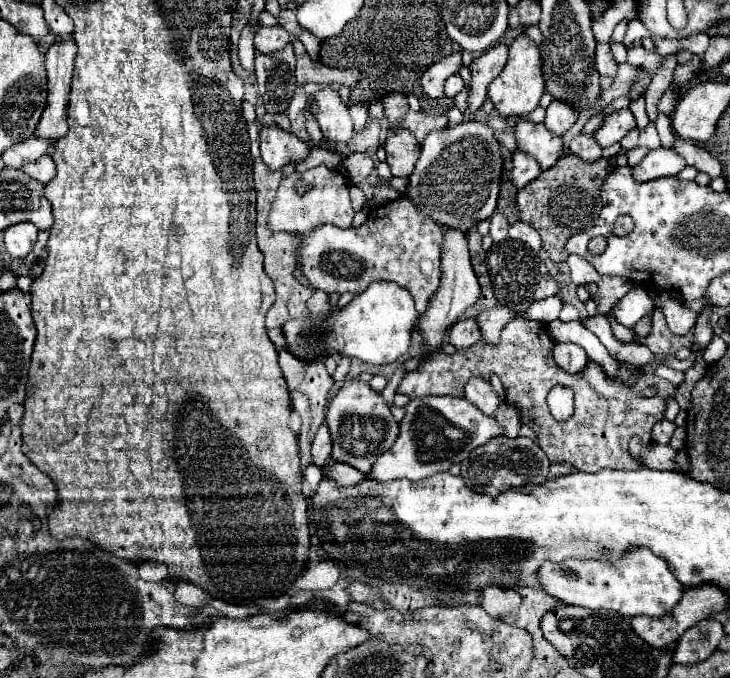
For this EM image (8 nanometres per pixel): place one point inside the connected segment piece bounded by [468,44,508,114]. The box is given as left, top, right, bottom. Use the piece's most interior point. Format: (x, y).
(484, 69)

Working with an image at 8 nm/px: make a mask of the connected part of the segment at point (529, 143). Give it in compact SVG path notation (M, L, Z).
M518 120L514 132L516 132L518 150L534 156L544 170L552 168L564 154L568 154L562 136L552 134L544 124Z

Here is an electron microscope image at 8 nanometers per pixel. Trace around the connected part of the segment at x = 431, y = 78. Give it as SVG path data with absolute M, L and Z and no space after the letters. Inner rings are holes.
M450 54L446 60L440 60L432 68L428 68L420 80L422 90L430 98L440 98L444 92L444 80L452 74L456 74L462 66L462 56L460 54Z

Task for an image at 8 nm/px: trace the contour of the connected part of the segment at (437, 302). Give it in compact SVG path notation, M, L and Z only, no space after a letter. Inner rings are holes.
M444 228L444 242L442 242L442 278L440 286L430 298L428 310L418 318L418 332L422 334L424 344L428 346L428 352L440 350L444 342L446 330L478 300L480 296L480 284L476 280L476 272L470 264L470 252L468 252L468 236L462 230L456 228Z

